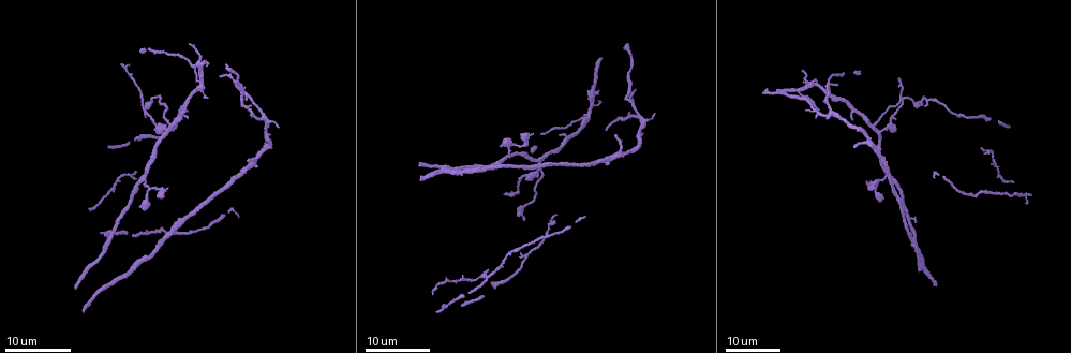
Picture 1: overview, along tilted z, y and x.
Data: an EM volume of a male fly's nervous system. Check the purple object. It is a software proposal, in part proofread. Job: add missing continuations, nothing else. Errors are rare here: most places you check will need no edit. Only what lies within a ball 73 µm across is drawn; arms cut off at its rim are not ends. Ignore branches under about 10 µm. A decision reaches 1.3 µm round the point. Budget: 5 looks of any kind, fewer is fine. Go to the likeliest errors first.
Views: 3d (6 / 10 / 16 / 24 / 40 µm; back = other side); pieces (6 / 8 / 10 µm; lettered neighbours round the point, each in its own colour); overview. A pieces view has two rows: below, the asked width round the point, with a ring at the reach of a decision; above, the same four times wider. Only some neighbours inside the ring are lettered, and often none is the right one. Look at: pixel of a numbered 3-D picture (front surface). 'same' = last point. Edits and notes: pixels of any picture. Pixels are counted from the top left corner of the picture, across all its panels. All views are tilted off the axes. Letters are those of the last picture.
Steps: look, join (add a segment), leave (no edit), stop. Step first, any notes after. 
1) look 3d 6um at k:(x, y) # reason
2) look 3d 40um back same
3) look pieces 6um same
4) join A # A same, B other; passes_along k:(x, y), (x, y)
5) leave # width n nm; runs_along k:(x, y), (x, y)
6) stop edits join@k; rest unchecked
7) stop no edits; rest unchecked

look 3d 24um at 1:(615, 133) # an open end

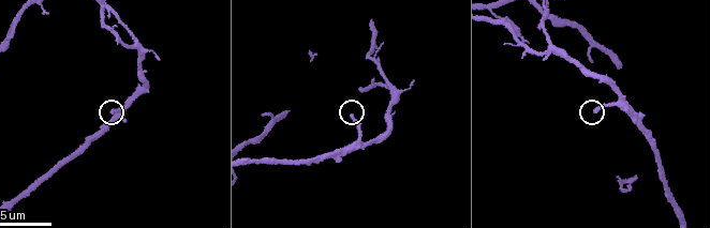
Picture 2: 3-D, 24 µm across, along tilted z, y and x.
look pieces 10um at 2:(593, 108)

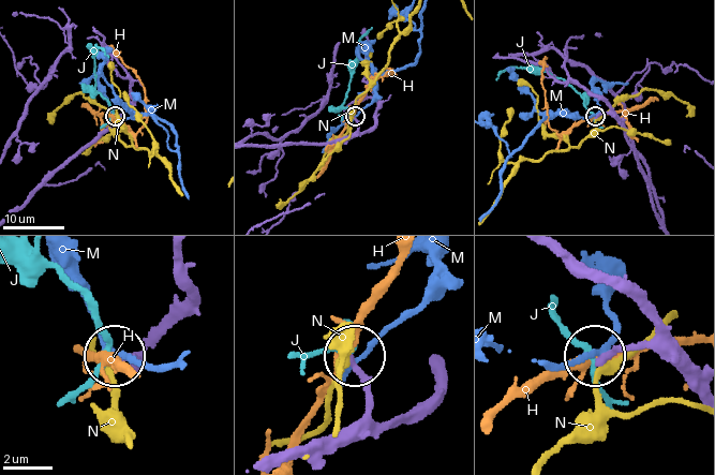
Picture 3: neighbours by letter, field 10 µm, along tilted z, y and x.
leave # H other, J other, M other, N other; runs_along 3:(696, 388), (646, 344), (622, 345), (596, 361); none of them fits

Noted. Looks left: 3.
look 3d 24um at 1:(837, 85)

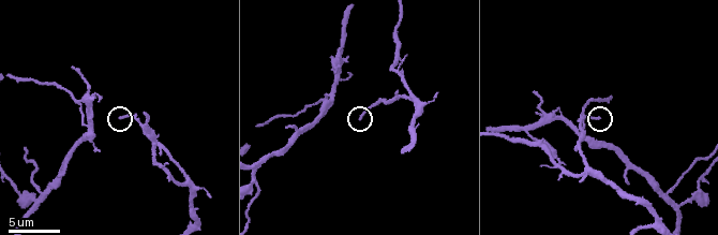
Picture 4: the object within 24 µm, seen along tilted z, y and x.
look pieces 6um at 4:(600, 117) # see the neighbours

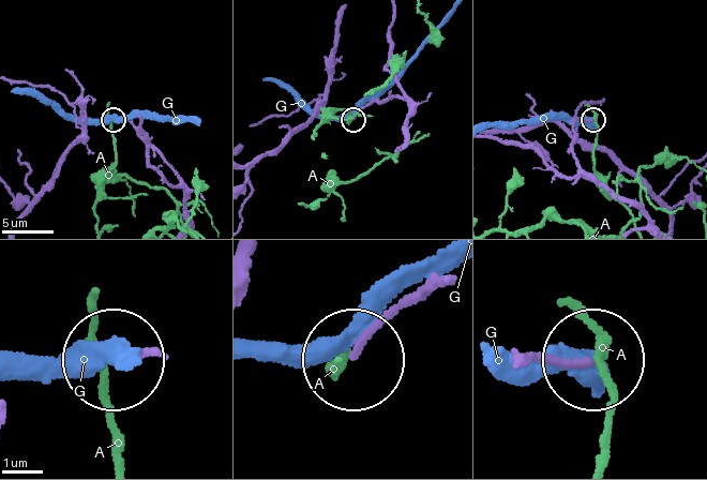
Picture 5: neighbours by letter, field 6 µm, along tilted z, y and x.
leave # A other, G other; runs_along 5:(527, 365), (590, 362); no lettered segment goes on from it

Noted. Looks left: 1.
stop no edits; rest unchecked

